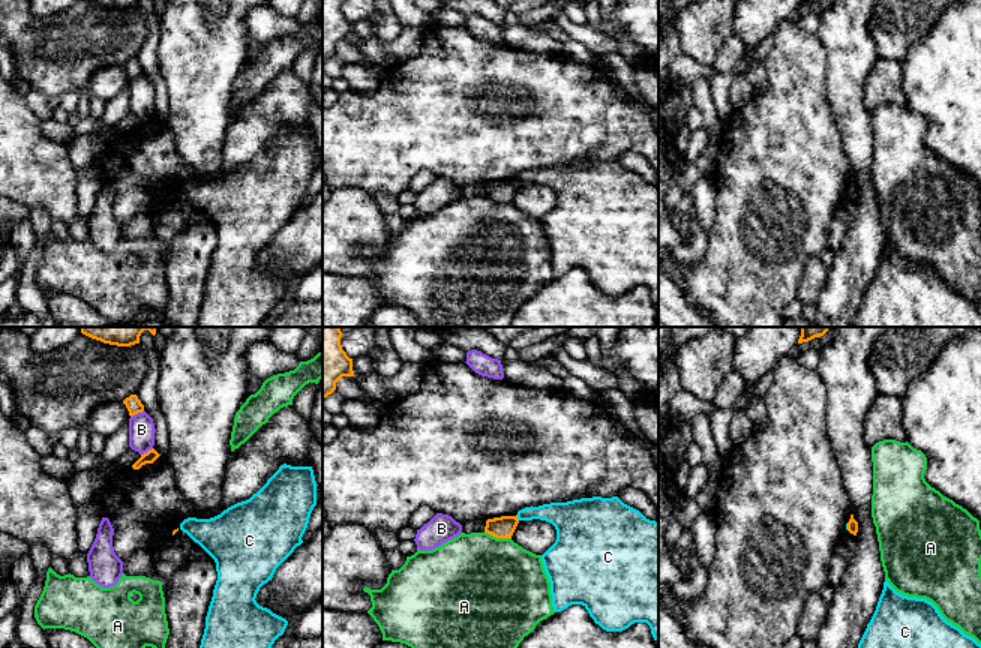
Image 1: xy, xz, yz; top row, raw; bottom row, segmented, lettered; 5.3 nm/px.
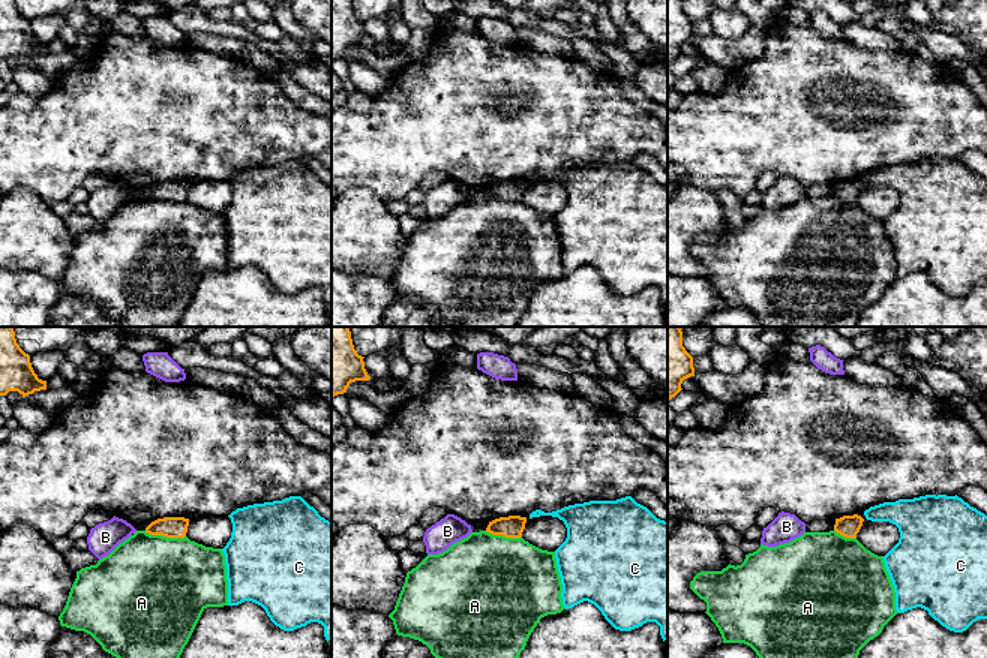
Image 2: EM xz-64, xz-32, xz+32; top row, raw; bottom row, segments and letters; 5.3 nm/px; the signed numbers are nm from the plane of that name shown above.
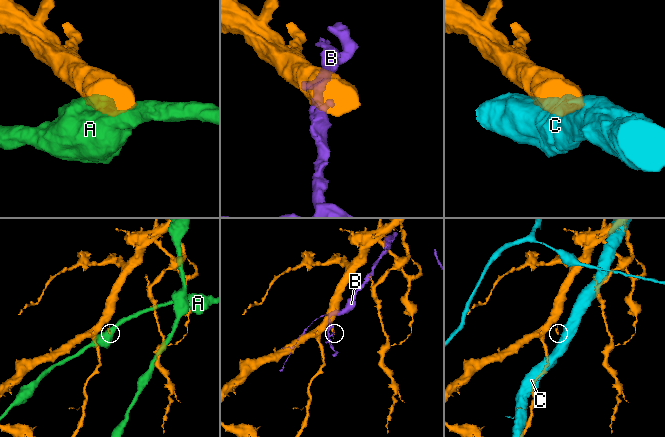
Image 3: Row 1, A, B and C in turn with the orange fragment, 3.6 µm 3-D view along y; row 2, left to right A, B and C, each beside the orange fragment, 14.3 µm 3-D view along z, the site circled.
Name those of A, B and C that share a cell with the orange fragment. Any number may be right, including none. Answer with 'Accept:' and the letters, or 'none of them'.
Accept: none of them

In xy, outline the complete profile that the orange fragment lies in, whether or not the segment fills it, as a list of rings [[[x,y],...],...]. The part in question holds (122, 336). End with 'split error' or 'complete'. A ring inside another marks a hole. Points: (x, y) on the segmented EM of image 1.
[[[81,327],[82,334],[117,346],[140,344],[144,330],[148,330],[153,336],[156,334],[156,327]]]; complete

